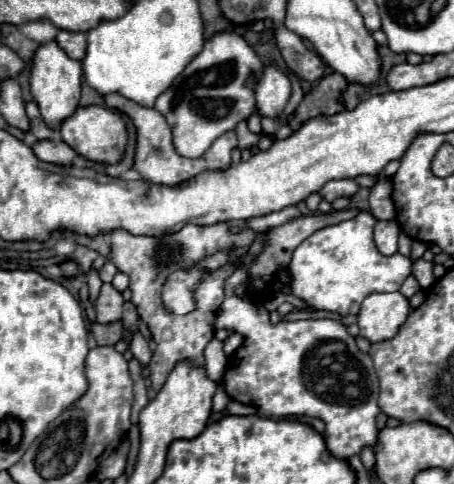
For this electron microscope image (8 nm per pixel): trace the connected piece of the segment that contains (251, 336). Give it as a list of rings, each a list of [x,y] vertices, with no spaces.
[[[232,276],[226,280],[226,300],[218,312],[218,318],[214,322],[216,328],[228,328],[228,330],[234,330],[238,332],[244,342],[242,346],[228,358],[228,364],[226,364],[226,372],[224,372],[224,380],[222,380],[222,386],[226,390],[226,394],[236,400],[236,402],[242,402],[242,404],[248,404],[248,406],[254,406],[262,416],[268,416],[268,418],[280,418],[280,416],[312,416],[312,418],[320,418],[326,422],[326,432],[324,432],[324,438],[326,438],[326,444],[328,444],[328,450],[338,456],[338,458],[350,458],[354,454],[360,454],[360,450],[364,446],[374,446],[376,440],[378,440],[378,428],[376,428],[376,416],[380,412],[378,408],[378,378],[376,378],[376,372],[374,372],[374,366],[372,366],[372,358],[364,352],[358,350],[356,346],[356,340],[354,336],[348,334],[348,328],[338,322],[338,320],[330,320],[330,318],[310,318],[310,320],[294,320],[294,322],[278,322],[278,324],[272,324],[270,322],[270,314],[264,306],[260,304],[254,304],[254,302],[244,302],[242,298],[234,296],[234,286],[238,286],[238,282],[234,284],[232,282]]]

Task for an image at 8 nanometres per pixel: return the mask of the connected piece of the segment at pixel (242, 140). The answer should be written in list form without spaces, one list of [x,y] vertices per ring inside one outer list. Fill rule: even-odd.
[[[246,122],[238,124],[236,134],[238,134],[238,148],[242,148],[242,150],[244,150],[244,148],[254,148],[254,146],[258,144],[258,140],[264,136],[264,134],[252,134],[252,132],[248,130]]]

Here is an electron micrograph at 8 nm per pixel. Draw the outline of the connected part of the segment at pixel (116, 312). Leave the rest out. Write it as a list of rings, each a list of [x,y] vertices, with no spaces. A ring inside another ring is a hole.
[[[102,284],[100,296],[96,298],[96,314],[100,324],[110,324],[122,318],[122,294],[112,286],[112,284]]]

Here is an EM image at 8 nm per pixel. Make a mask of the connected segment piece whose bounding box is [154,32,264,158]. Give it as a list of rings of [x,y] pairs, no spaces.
[[[218,32],[204,42],[204,48],[188,62],[188,66],[174,80],[174,84],[162,96],[158,96],[156,106],[154,106],[172,128],[174,146],[176,146],[178,154],[182,154],[186,158],[200,158],[212,146],[212,142],[216,138],[220,138],[228,130],[234,130],[238,122],[246,120],[256,110],[254,90],[246,88],[246,80],[250,74],[260,74],[262,66],[264,64],[260,62],[256,52],[236,32]]]

